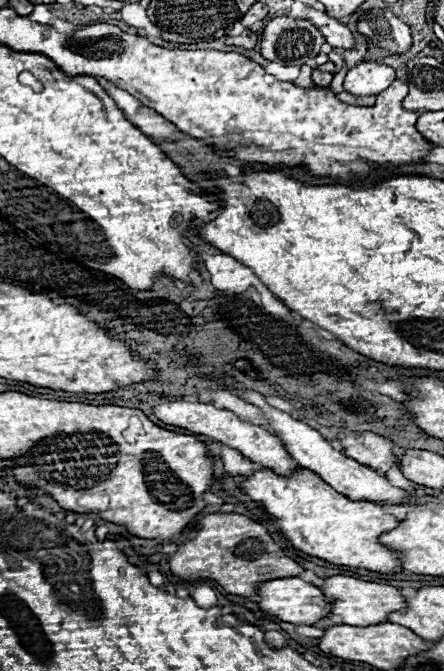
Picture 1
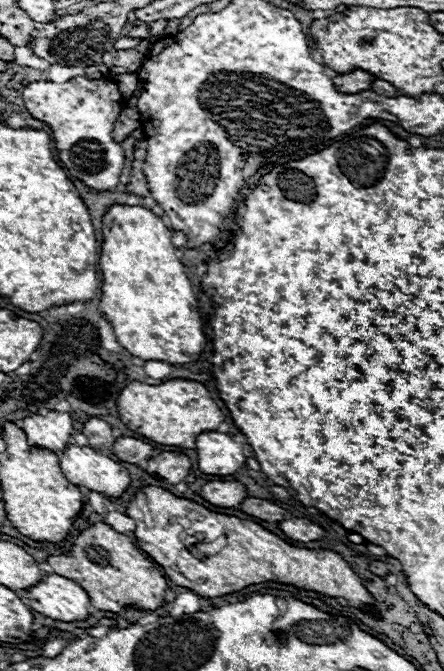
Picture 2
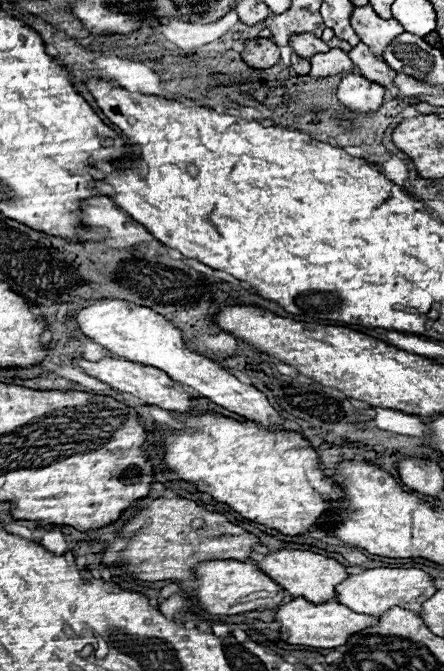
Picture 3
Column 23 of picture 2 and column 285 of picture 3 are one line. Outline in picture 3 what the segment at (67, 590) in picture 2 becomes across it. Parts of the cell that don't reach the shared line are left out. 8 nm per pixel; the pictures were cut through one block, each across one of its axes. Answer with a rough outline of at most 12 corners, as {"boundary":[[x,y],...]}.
{"boundary":[[250,562],[192,568],[208,614],[272,610],[288,592]]}

